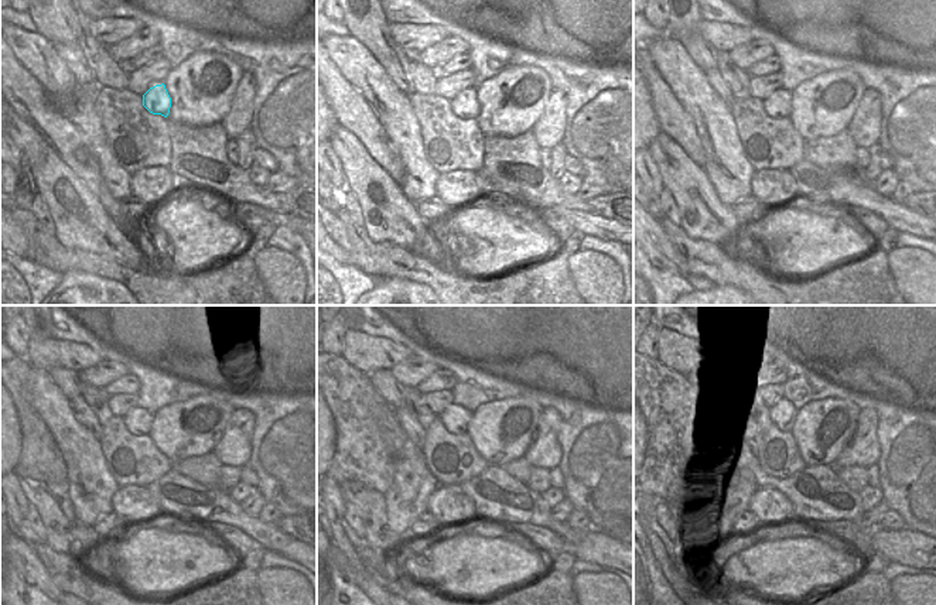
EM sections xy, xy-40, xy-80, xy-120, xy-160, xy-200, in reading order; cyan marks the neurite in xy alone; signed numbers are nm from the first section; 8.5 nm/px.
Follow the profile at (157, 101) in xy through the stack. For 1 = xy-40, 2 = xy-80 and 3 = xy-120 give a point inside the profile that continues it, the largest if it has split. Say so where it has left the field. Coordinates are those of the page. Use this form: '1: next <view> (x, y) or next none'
1: next xy-40 (464, 105)
2: next xy-80 (778, 105)
3: next xy-120 (139, 420)

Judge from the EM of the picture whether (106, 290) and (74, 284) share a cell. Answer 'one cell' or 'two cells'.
one cell

